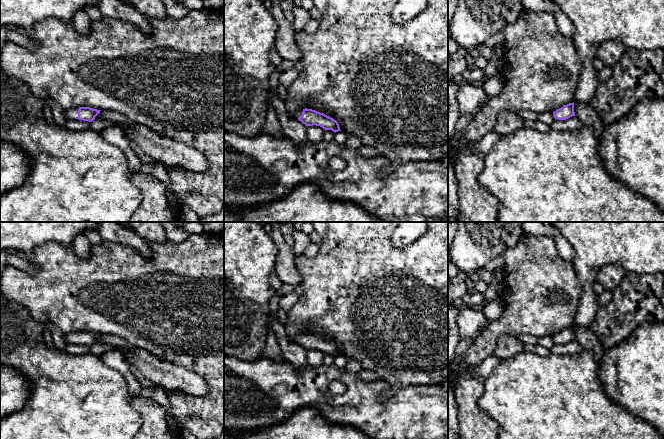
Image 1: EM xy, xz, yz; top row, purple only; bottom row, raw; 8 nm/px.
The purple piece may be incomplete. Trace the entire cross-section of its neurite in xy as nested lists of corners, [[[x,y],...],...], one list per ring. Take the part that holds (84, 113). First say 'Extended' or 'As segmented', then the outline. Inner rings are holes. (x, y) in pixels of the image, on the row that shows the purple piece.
Extended. [[[76,107],[68,111],[65,111],[67,120],[83,120],[92,122],[95,120],[95,117],[100,113],[101,110],[93,109],[90,107]]]

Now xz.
Extended. [[[305,108],[303,110],[297,110],[294,113],[293,118],[298,119],[307,127],[316,125],[322,127],[325,130],[332,130],[335,133],[341,131],[336,120],[312,109]]]

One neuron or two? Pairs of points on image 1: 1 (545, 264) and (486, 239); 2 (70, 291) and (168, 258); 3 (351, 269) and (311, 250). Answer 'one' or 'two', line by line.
1: two
2: one
3: two

